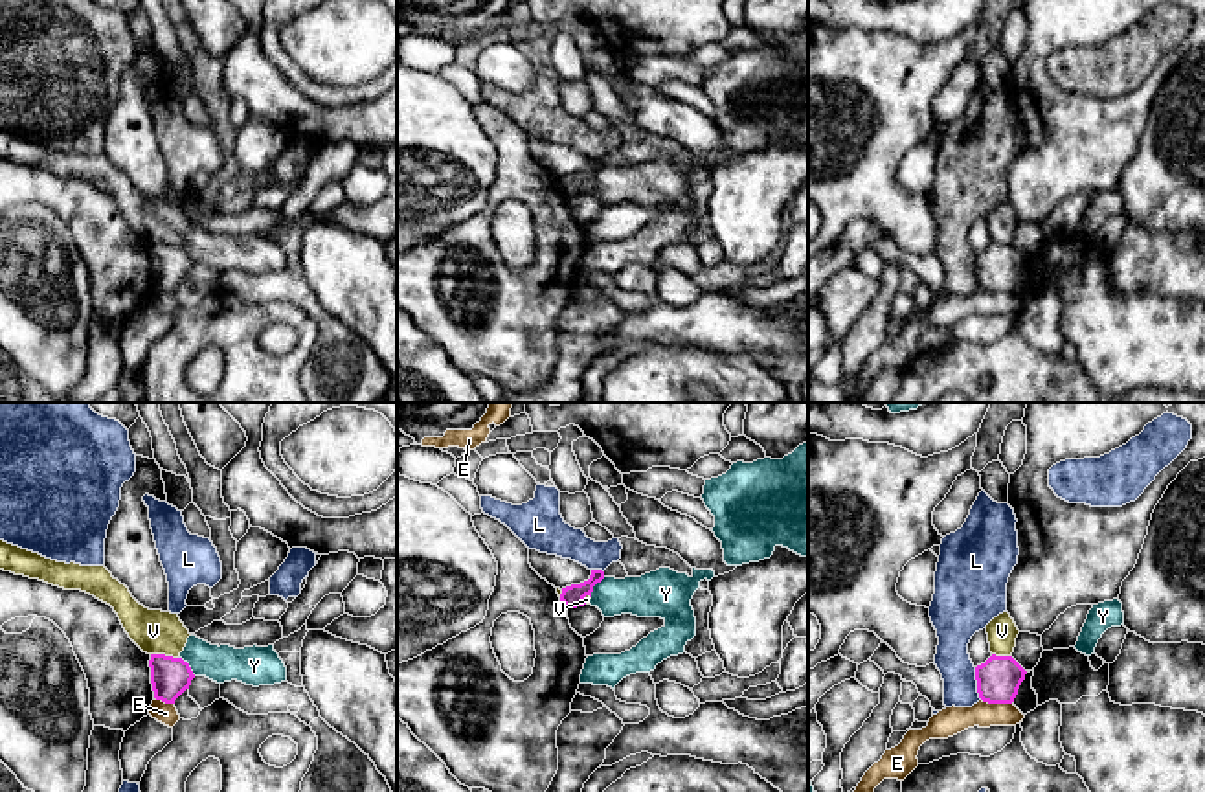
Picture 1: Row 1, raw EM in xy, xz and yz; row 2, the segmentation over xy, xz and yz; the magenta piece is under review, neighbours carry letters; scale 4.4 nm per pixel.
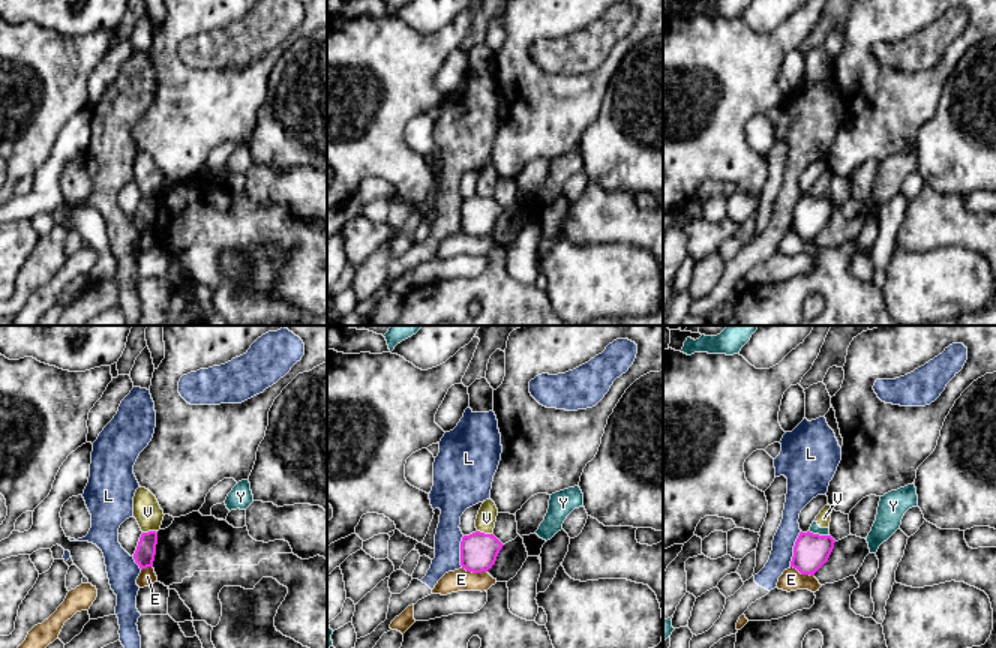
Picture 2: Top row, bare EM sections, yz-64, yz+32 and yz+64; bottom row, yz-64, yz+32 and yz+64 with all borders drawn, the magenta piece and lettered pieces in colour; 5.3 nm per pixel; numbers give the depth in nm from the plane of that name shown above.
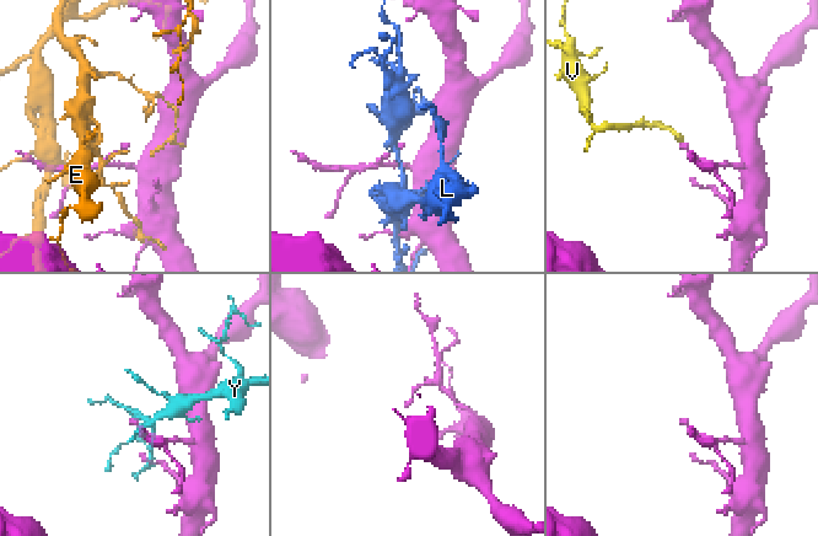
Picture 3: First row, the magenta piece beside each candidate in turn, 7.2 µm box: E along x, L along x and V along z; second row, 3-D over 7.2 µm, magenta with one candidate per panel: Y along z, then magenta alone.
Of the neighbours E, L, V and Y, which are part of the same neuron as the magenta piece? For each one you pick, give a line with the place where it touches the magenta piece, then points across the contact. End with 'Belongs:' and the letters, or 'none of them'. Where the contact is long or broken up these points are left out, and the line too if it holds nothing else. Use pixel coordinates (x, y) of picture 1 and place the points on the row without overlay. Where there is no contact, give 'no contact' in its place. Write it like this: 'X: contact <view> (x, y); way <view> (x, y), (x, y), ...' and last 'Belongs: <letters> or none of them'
Belongs: none of them

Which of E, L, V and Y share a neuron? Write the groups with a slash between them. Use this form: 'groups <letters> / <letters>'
groups E / L / V Y

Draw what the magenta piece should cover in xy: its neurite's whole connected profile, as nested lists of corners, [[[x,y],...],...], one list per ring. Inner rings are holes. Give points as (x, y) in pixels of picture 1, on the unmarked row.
[[[151,243],[149,255],[154,287],[165,292],[175,292],[195,266],[189,252],[182,246]]]

